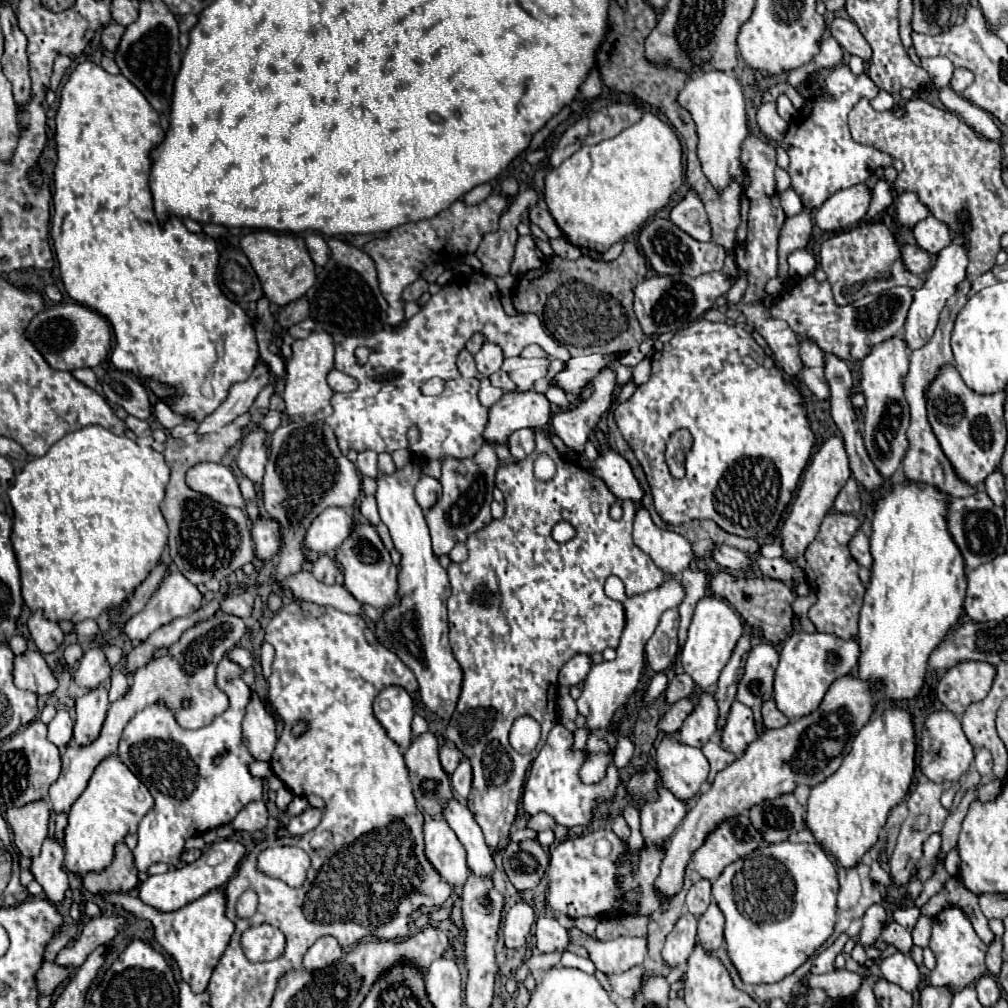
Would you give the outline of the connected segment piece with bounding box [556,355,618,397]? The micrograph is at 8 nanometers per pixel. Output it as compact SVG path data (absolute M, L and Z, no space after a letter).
M584 355L572 357L568 361L568 369L556 375L556 385L568 395L580 395L582 387L592 381L592 377L606 365L618 361L618 355Z

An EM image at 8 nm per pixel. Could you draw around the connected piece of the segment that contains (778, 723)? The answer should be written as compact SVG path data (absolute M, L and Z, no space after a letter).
M768 699L762 705L762 719L764 719L766 729L778 729L778 727L784 727L788 723L788 719L778 711L778 707L772 699Z

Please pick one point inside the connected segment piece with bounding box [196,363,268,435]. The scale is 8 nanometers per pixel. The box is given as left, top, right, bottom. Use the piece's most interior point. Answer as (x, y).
(241, 396)

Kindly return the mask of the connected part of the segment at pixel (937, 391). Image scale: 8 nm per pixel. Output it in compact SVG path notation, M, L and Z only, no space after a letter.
M950 363L940 367L938 377L926 389L928 421L934 429L934 435L940 441L946 457L952 461L958 477L974 487L980 487L986 475L1000 467L1000 459L1006 447L1004 399L1004 391L990 395L974 393Z

